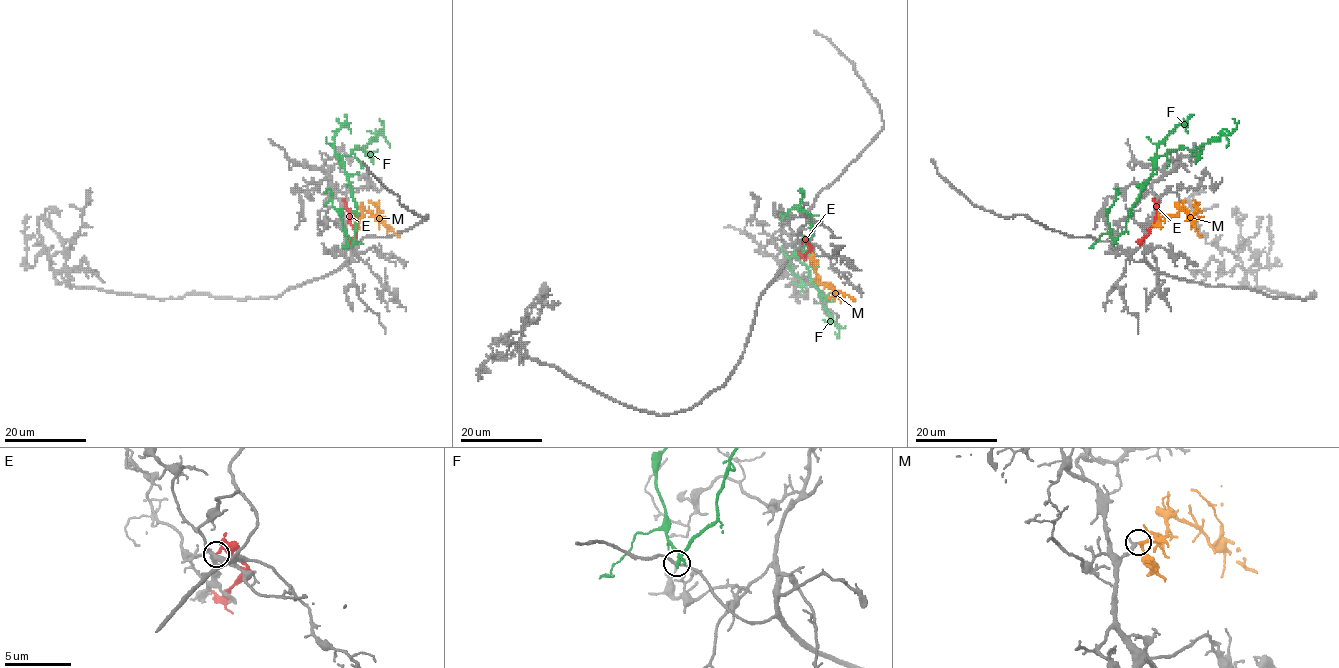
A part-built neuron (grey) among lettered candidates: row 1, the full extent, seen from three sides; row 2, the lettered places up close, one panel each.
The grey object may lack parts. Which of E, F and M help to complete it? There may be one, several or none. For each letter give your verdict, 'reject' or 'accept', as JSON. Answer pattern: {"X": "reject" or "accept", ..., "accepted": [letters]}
{"E": "reject", "F": "reject", "M": "accept", "accepted": ["M"]}

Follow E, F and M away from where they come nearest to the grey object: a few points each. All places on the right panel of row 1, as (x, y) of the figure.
E: (1142, 242), (1157, 214), (1153, 198)
F: (1113, 243), (1125, 229), (1155, 160), (1169, 149), (1193, 151), (1231, 133), (1237, 126), (1233, 119)
M: (1158, 217), (1174, 215), (1181, 209), (1195, 222), (1196, 231), (1202, 237)

